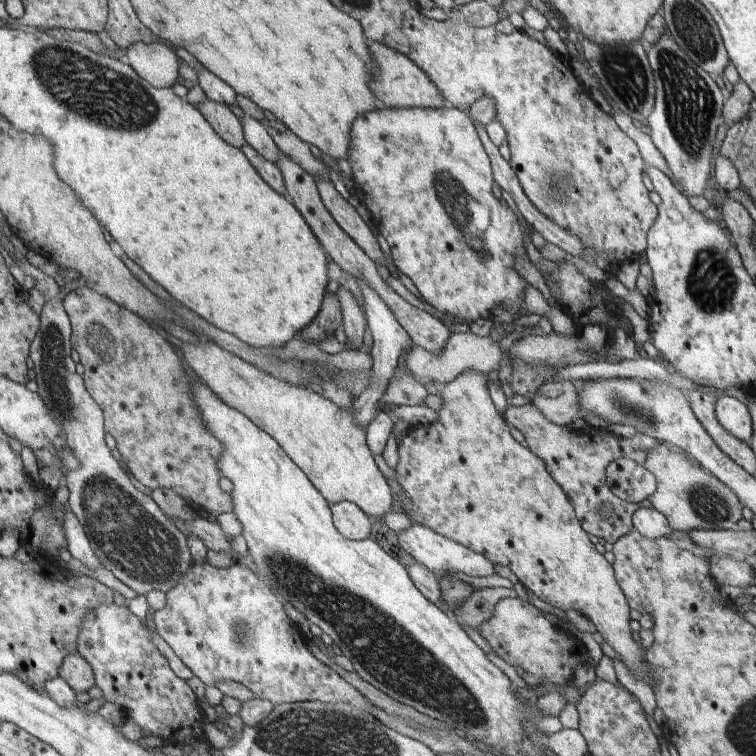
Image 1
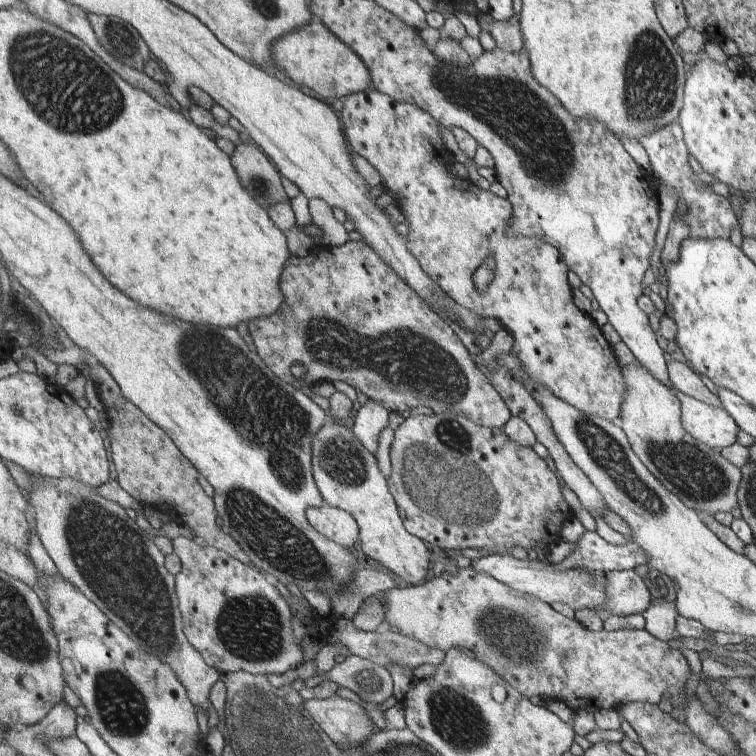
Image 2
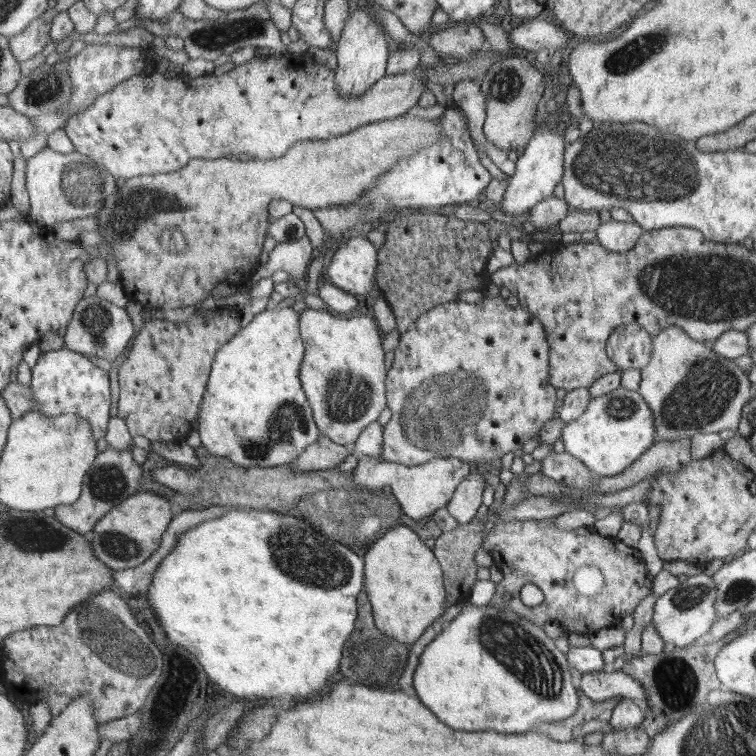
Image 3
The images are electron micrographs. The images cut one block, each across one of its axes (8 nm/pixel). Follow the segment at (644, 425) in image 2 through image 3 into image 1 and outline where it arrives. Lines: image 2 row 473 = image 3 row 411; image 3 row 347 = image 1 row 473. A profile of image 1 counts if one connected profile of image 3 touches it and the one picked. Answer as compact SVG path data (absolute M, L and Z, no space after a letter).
M660 441L646 454L644 468L654 474L657 484L656 492L649 498L651 506L666 516L670 531L690 532L694 528L736 530L738 522L743 518L743 503L739 496L682 449Z

